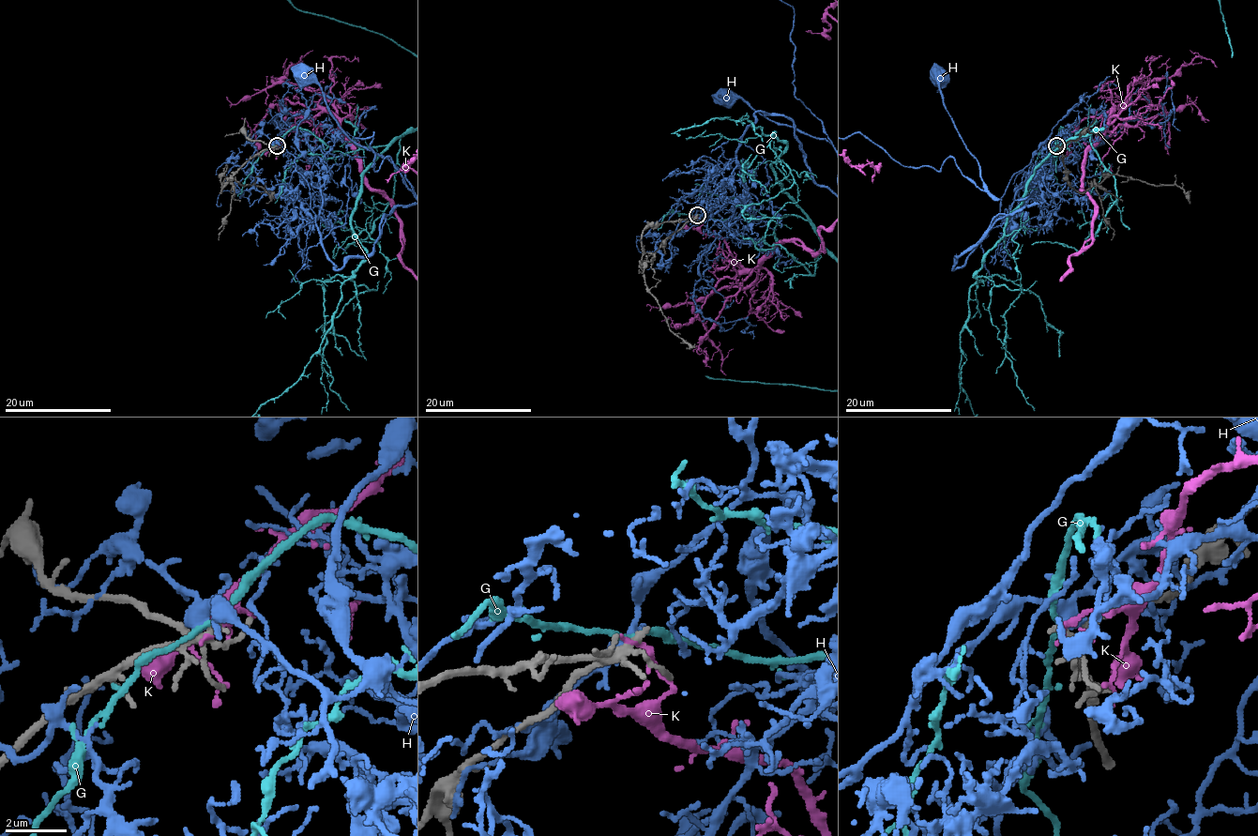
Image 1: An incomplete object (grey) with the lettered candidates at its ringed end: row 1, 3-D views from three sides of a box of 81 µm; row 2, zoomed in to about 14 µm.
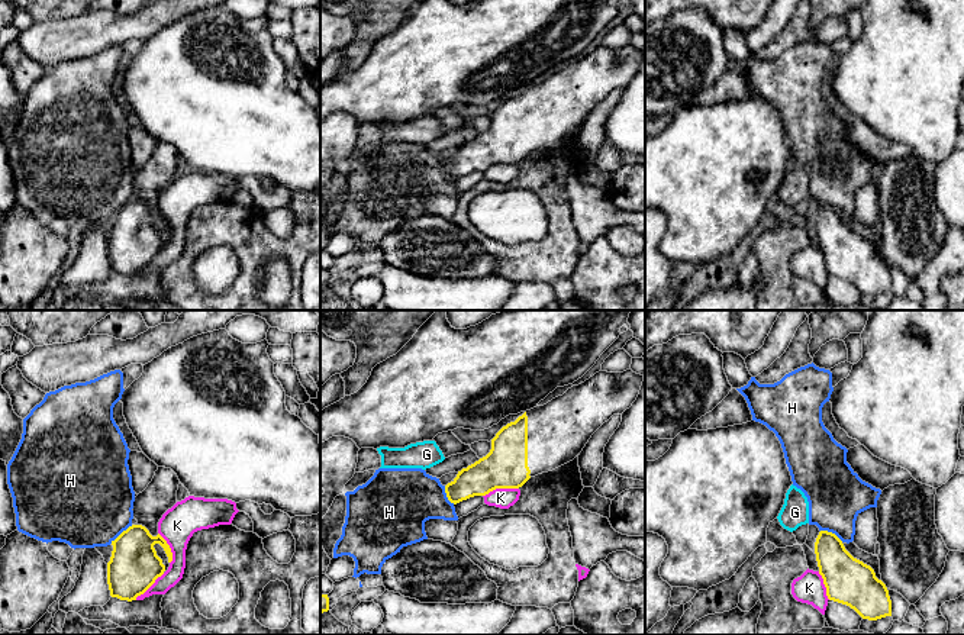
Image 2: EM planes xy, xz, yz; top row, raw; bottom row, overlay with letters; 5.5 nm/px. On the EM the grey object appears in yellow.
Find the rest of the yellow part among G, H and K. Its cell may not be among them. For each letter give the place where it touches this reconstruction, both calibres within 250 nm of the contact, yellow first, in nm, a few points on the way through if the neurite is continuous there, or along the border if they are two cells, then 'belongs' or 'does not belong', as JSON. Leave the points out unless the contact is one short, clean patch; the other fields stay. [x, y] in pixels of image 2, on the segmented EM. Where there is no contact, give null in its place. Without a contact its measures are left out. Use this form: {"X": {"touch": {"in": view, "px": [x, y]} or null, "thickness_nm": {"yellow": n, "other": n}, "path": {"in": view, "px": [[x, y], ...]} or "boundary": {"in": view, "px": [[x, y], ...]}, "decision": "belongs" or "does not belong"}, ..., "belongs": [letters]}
{"G": {"touch": null, "decision": "does not belong"}, "H": {"touch": {"in": "xy", "px": [122, 532]}, "thickness_nm": {"yellow": 280, "other": 480}, "boundary": {"in": "xy", "px": [[132, 525], [110, 542]]}, "decision": "does not belong"}, "K": {"touch": {"in": "xz", "px": [500, 487]}, "thickness_nm": {"yellow": 240, "other": 110}, "decision": "does not belong"}, "belongs": []}

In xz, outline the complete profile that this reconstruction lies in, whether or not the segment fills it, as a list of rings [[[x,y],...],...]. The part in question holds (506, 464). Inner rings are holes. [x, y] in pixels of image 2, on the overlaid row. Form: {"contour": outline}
{"contour": [[[631,368],[623,373],[600,370],[584,383],[568,389],[562,396],[526,410],[496,433],[486,457],[458,471],[457,477],[445,486],[448,500],[457,505],[474,496],[486,496],[496,489],[519,489],[531,477],[573,461],[604,422],[632,406],[642,381],[644,375]]]}

